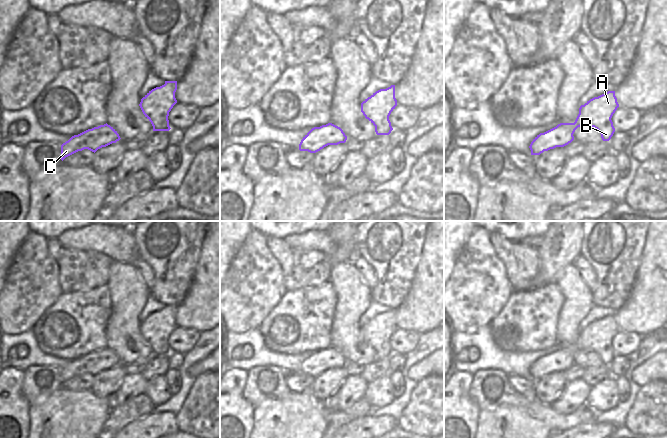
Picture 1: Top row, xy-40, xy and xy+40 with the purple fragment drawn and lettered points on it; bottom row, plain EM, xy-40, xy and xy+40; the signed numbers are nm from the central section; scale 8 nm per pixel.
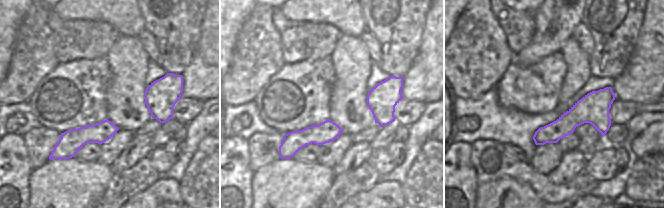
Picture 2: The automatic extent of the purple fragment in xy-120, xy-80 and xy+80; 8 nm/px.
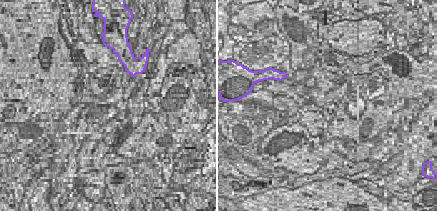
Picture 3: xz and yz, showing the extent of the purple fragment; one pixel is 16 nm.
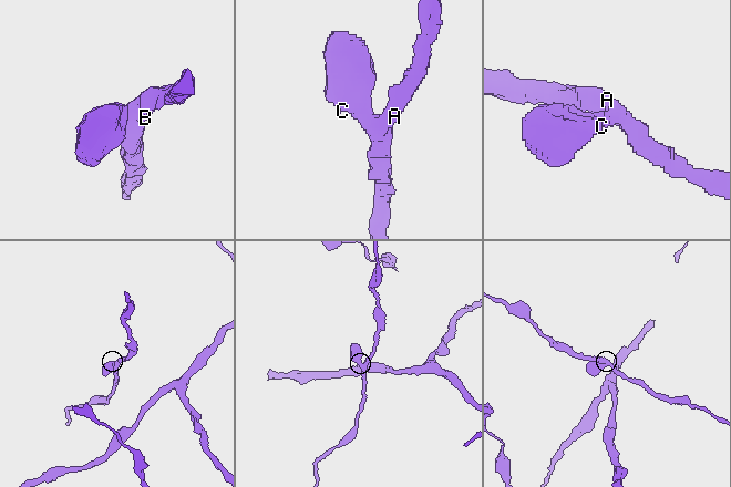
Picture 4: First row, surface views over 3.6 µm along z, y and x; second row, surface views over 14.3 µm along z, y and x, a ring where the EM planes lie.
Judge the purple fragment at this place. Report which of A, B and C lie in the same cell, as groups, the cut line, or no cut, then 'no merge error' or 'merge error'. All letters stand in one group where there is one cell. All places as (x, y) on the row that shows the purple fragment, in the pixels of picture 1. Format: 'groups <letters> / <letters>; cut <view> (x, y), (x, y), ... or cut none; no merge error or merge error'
groups A B C; cut none; no merge error

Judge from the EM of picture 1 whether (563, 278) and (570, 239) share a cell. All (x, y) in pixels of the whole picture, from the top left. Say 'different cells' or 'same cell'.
different cells

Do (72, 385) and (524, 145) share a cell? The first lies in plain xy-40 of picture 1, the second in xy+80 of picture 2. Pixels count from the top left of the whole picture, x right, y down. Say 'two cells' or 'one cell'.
two cells

